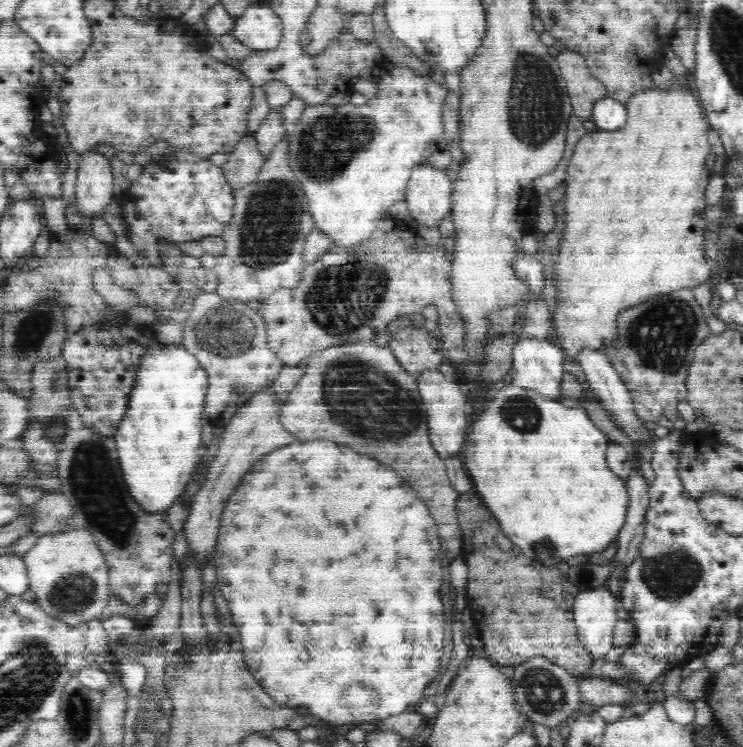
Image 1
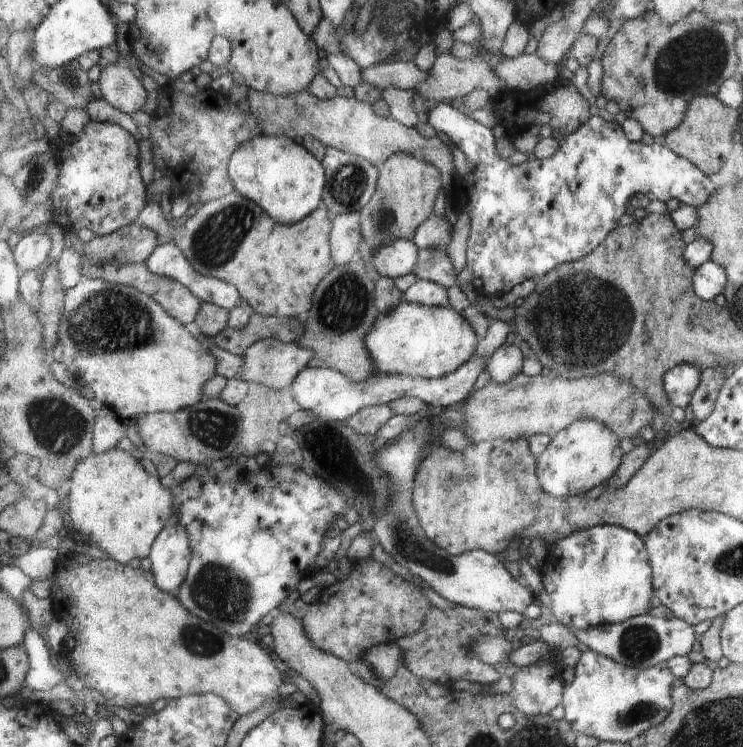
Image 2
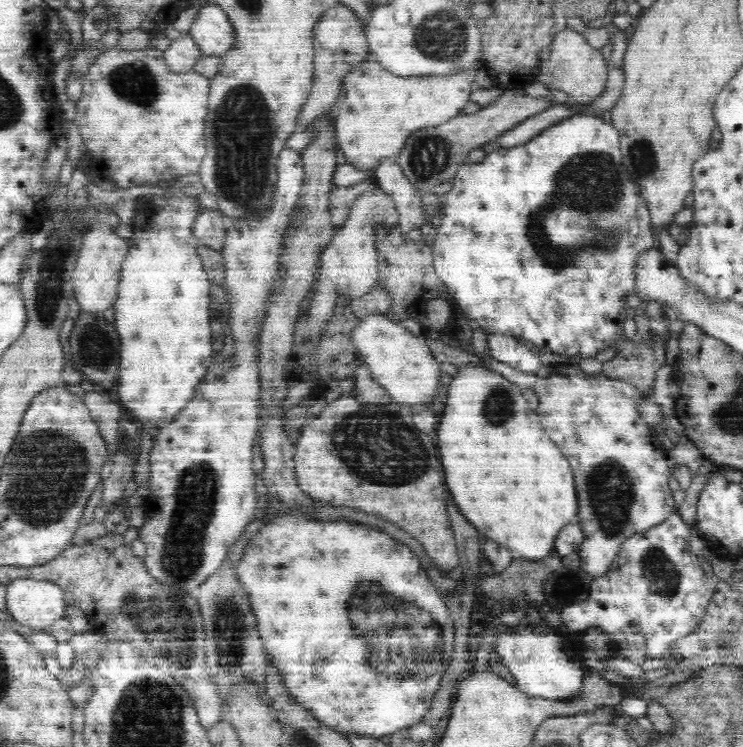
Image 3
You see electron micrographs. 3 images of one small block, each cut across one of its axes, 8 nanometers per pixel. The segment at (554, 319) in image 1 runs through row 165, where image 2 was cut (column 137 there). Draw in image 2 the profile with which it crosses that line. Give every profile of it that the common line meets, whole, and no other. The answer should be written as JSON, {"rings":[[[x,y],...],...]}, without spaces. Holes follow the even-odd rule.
{"rings":[[[69,555],[59,558],[57,568],[49,596],[56,619],[64,620],[70,628],[65,642],[65,648],[72,648],[68,654],[70,669],[81,676],[86,686],[103,694],[108,705],[127,709],[136,706],[158,708],[162,706],[162,698],[164,703],[168,703],[192,694],[210,693],[226,700],[226,704],[241,717],[278,696],[284,676],[272,662],[270,654],[256,642],[234,638],[228,632],[190,614],[187,608],[182,608],[177,597],[160,588],[153,570],[133,568],[130,564],[123,565],[114,559],[92,559],[89,564],[76,563]]]}

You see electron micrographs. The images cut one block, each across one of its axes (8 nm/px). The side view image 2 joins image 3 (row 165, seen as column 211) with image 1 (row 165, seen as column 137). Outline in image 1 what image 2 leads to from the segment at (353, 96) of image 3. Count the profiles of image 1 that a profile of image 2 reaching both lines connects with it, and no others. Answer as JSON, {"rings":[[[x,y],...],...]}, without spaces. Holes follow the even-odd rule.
{"rings":[[[386,61],[382,72],[380,72],[379,77],[375,80],[377,84],[380,84],[380,92],[382,94],[378,98],[371,98],[368,105],[356,105],[352,104],[352,102],[344,104],[344,106],[334,106],[334,104],[307,104],[304,112],[302,112],[302,116],[289,127],[285,136],[285,139],[287,139],[288,168],[304,192],[308,203],[308,210],[313,220],[314,230],[328,238],[331,246],[336,246],[336,249],[354,249],[355,246],[360,246],[363,242],[370,240],[372,233],[377,227],[376,221],[385,218],[385,208],[388,208],[395,202],[404,200],[408,182],[412,176],[412,170],[416,166],[420,166],[420,164],[425,164],[426,158],[432,156],[434,152],[438,152],[444,140],[441,102],[446,88],[443,85],[436,84],[430,77],[416,76],[408,68],[400,68],[398,64],[394,64],[392,61]]]}

